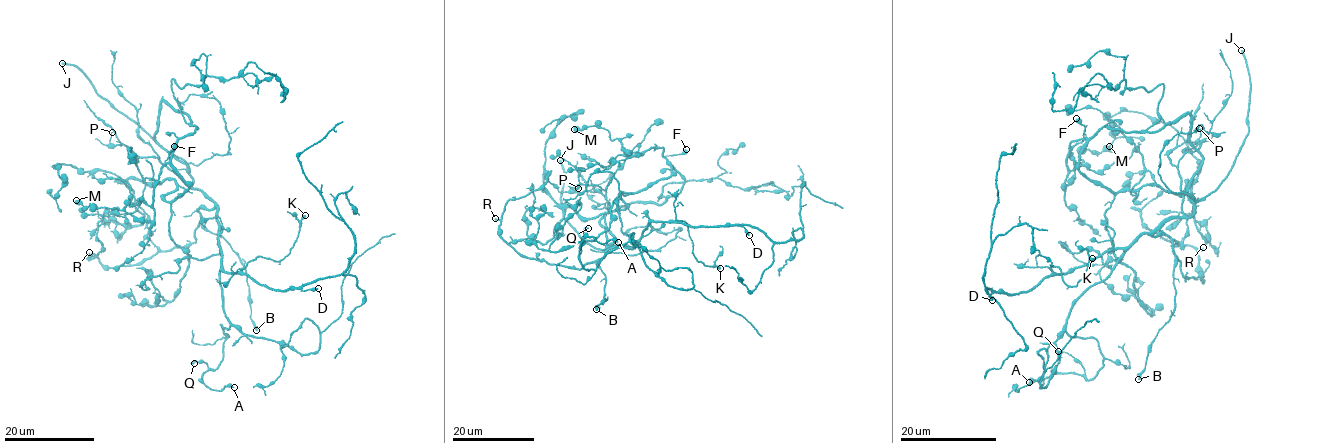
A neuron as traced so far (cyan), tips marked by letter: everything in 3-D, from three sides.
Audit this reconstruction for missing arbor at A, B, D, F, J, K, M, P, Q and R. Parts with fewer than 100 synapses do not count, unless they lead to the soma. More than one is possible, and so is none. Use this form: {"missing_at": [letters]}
{"missing_at": ["J"]}

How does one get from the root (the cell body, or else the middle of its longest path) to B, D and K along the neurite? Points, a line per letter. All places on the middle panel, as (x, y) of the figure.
B: (606, 214), (600, 222), (614, 241), (606, 252), (631, 247), (615, 245), (599, 259), (606, 300), (596, 309)
D: (606, 214), (600, 222), (614, 241), (606, 252), (633, 248), (653, 221), (734, 224), (749, 235)
K: (606, 214), (600, 222), (614, 241), (606, 252), (633, 248), (651, 222), (682, 220), (695, 259), (720, 268)

